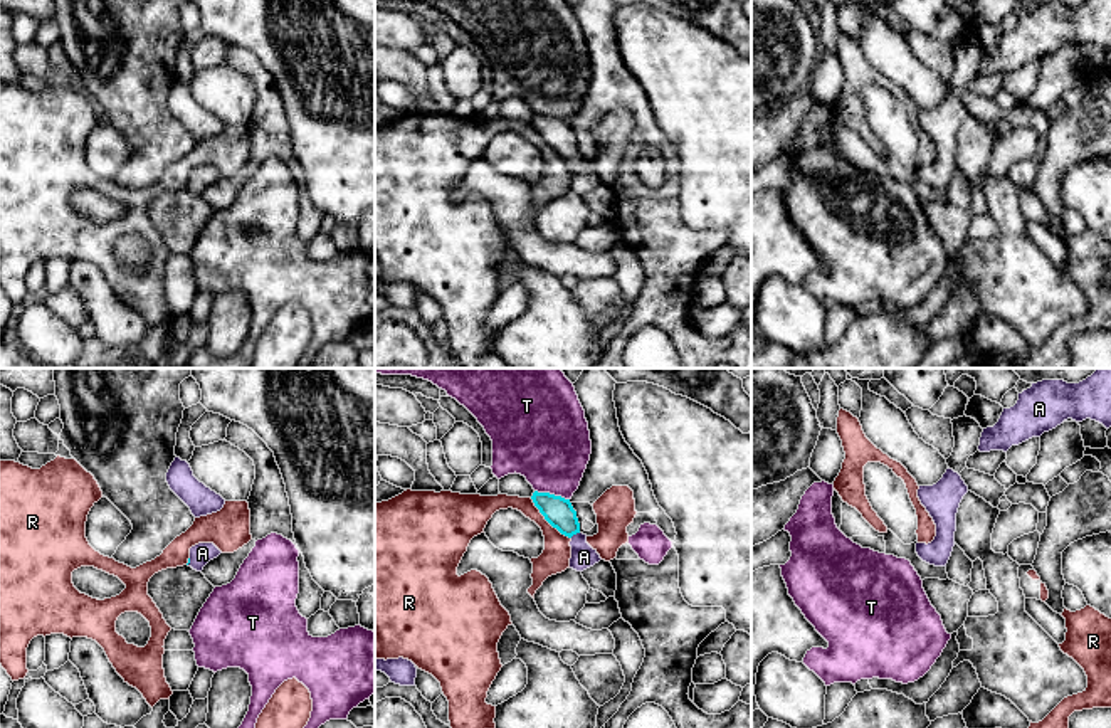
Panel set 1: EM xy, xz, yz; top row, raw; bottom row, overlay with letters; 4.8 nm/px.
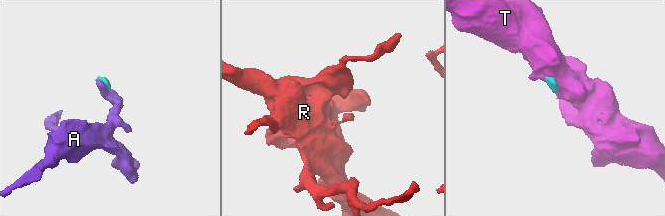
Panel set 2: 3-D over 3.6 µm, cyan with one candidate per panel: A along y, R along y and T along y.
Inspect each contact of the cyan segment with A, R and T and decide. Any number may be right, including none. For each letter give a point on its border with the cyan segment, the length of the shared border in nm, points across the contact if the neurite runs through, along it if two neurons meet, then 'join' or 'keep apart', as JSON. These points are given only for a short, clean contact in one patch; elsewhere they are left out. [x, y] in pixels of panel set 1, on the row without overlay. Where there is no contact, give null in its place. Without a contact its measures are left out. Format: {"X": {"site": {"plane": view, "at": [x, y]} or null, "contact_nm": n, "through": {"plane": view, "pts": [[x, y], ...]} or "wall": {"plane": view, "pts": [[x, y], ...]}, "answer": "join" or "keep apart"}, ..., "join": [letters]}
{"A": {"site": {"plane": "xz", "at": [573, 157]}, "contact_nm": 50, "through": {"plane": "xz", "pts": [[558, 135], [573, 157], [584, 180]]}, "answer": "join"}, "R": {"site": {"plane": "xz", "at": [548, 145]}, "contact_nm": 280, "wall": {"plane": "xz", "pts": [[530, 121], [538, 135], [570, 162]]}, "answer": "keep apart"}, "T": {"site": {"plane": "xz", "at": [552, 118]}, "contact_nm": 180, "wall": {"plane": "xz", "pts": [[535, 113], [568, 123]]}, "answer": "keep apart"}, "join": ["A"]}

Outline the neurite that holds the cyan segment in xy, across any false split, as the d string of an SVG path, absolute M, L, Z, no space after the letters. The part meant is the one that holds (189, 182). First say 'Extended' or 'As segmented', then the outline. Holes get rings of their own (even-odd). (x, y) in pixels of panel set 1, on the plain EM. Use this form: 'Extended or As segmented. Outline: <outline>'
Extended. Outline: M198 166L190 171L188 190L197 195L202 195L203 190L217 182L222 175L213 166Z

